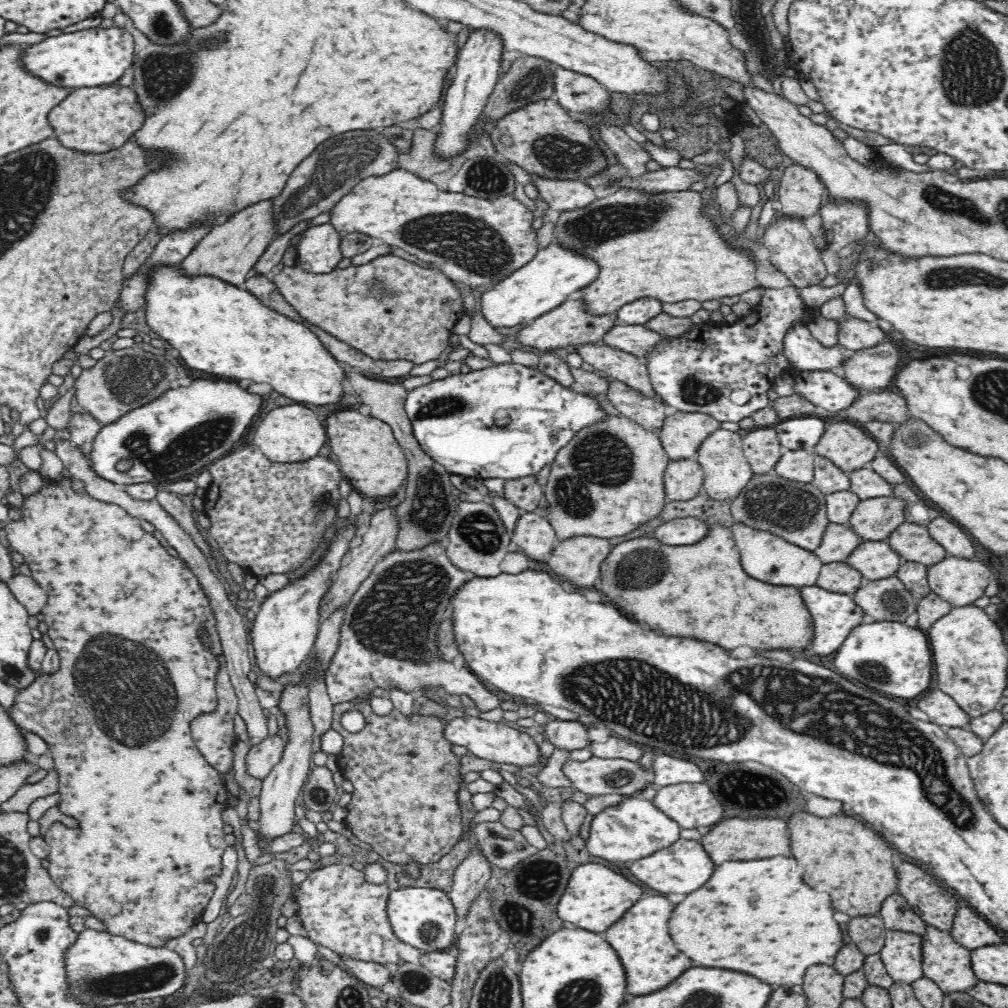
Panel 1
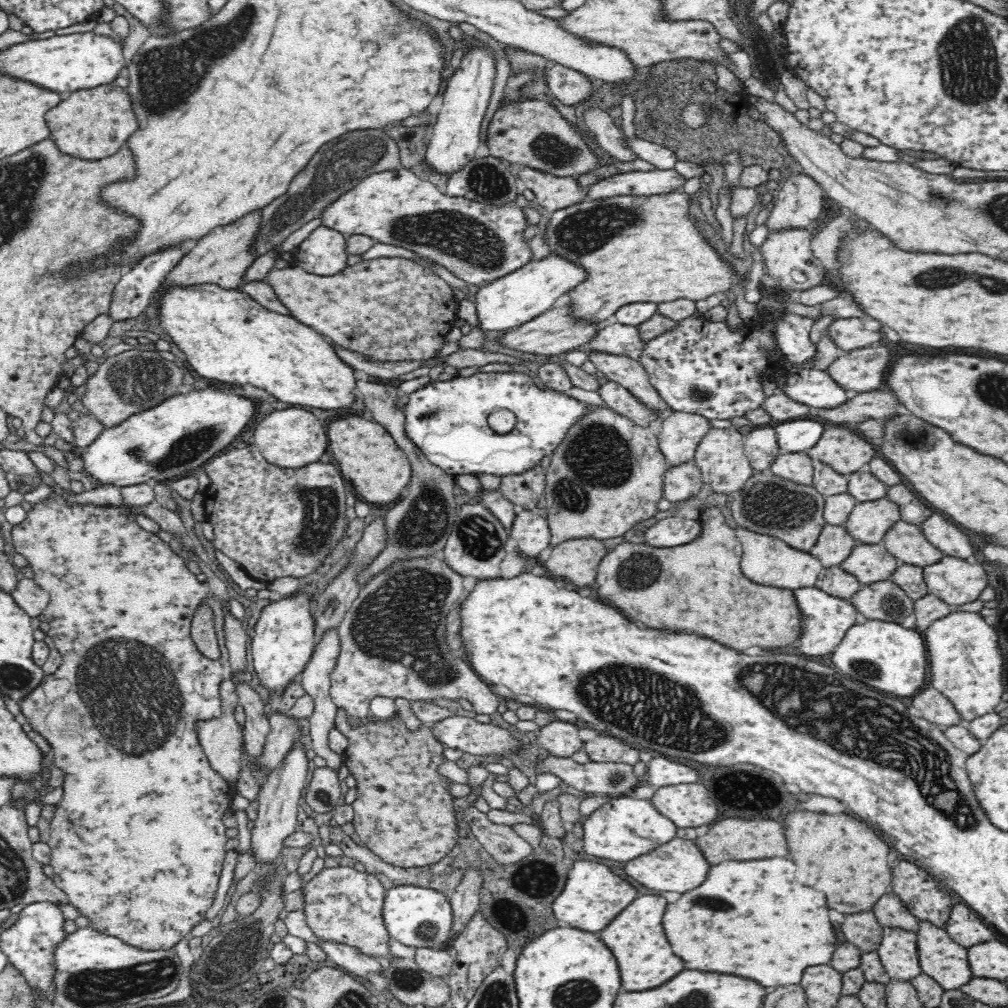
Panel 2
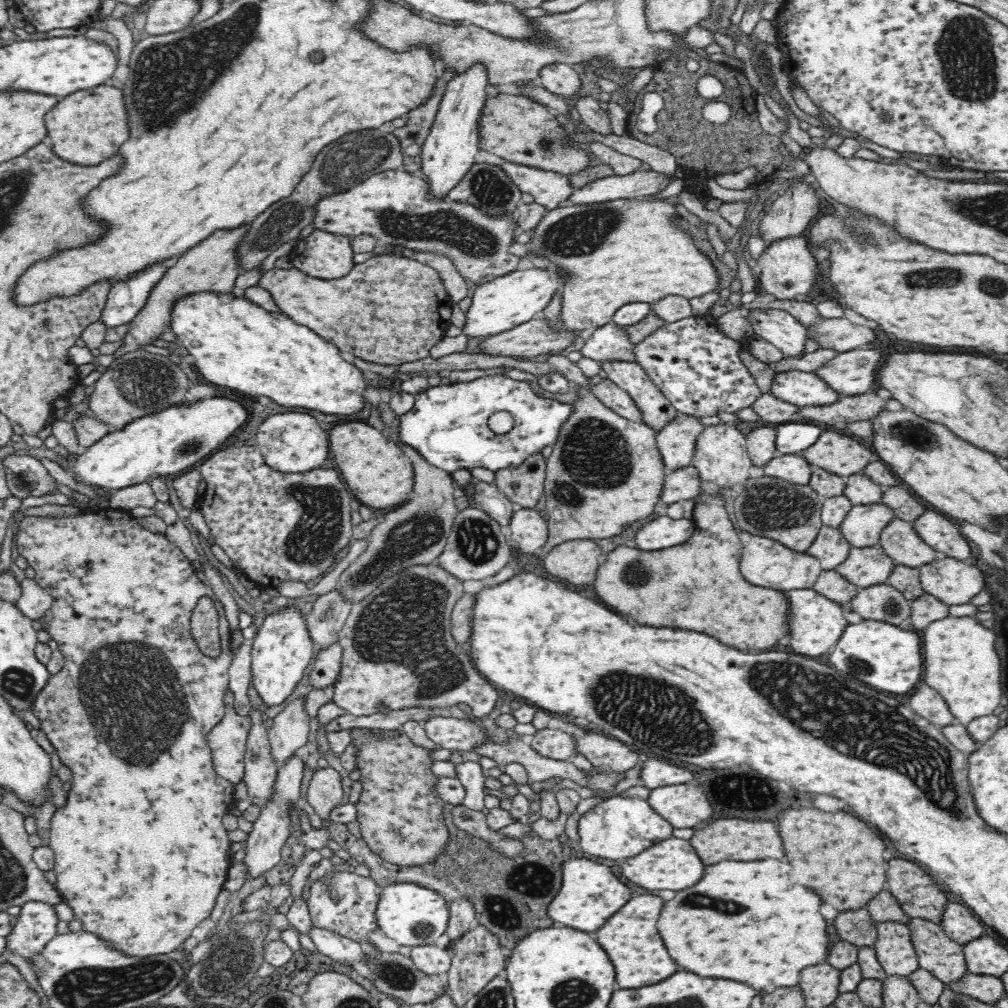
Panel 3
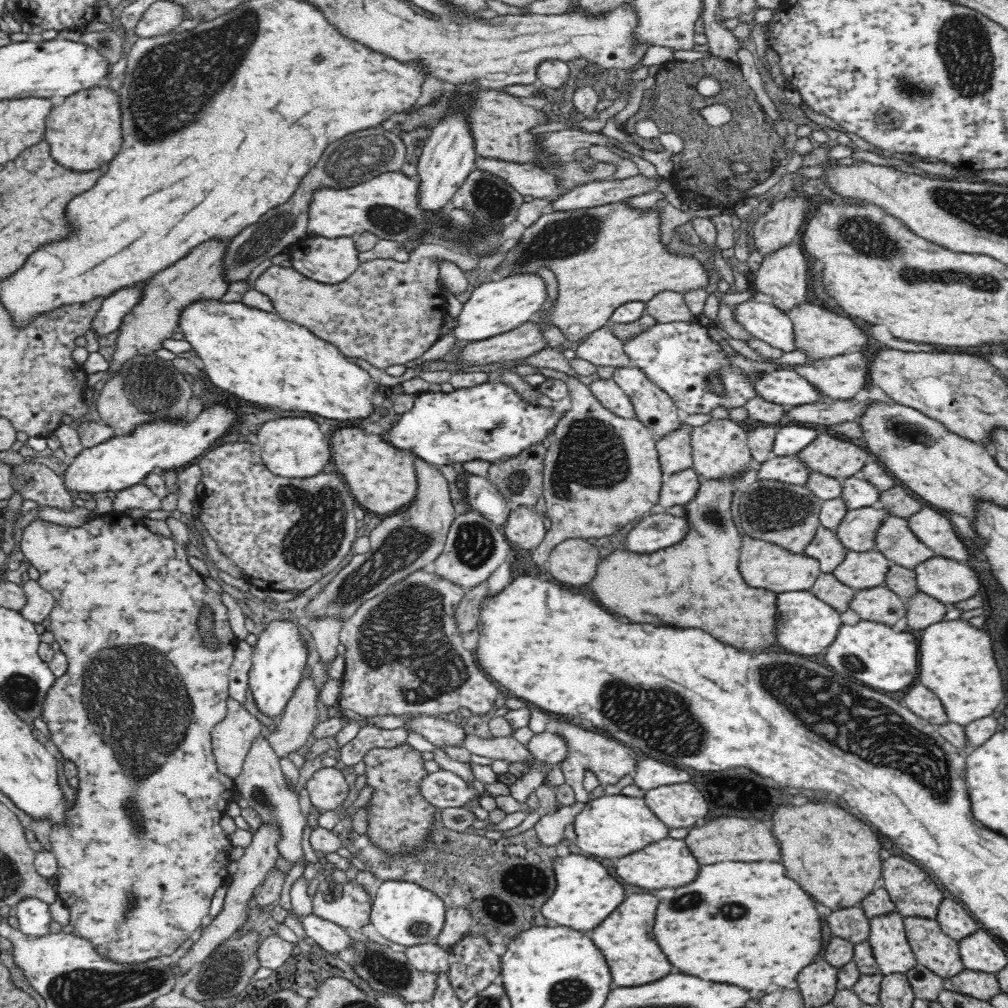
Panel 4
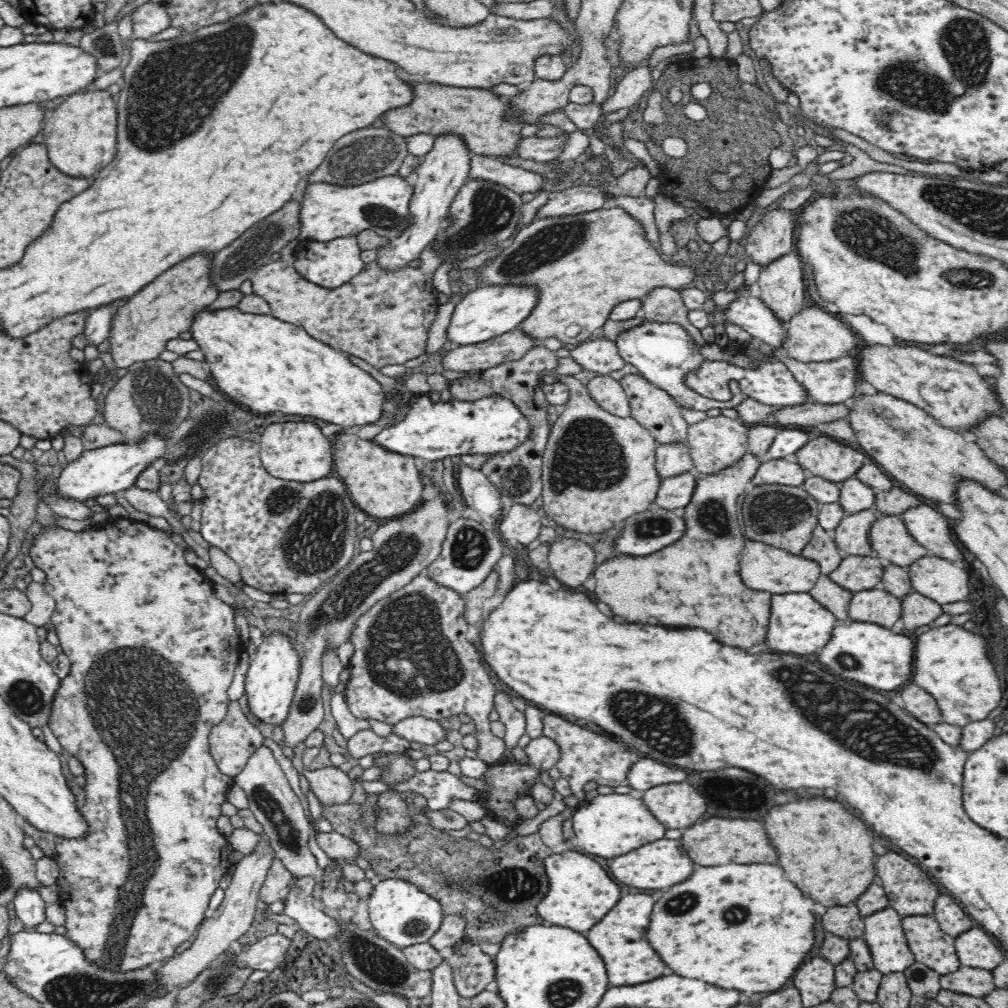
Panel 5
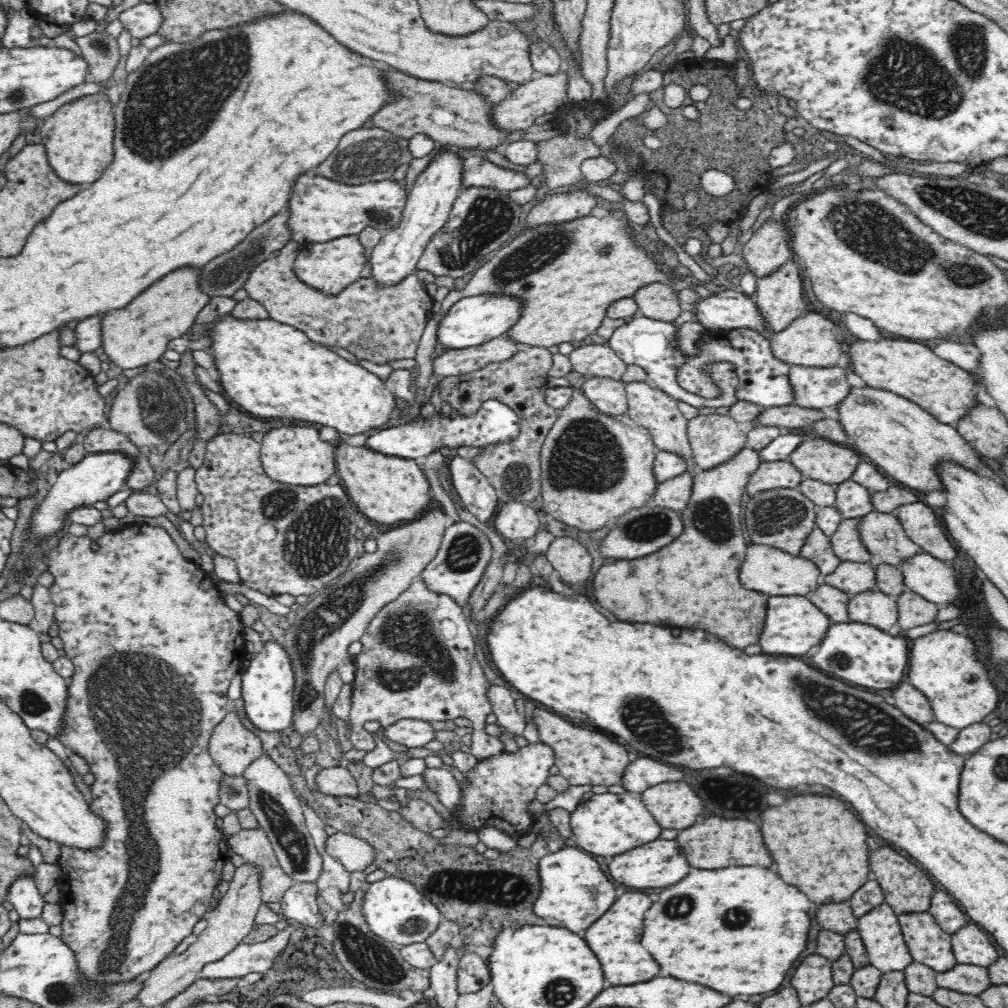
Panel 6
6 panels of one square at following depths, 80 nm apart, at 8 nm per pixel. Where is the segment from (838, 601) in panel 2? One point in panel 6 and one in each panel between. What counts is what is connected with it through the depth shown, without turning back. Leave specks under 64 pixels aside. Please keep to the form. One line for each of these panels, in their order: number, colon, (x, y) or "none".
3: (817, 623)
4: (806, 625)
5: (799, 625)
6: (794, 625)

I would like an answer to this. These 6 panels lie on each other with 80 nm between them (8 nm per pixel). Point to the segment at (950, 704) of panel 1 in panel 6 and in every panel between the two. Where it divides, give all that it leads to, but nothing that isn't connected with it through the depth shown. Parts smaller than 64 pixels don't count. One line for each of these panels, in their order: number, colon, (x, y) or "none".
2: (935, 707)
3: (926, 701)
4: (923, 702)
5: (918, 702)
6: (910, 701)

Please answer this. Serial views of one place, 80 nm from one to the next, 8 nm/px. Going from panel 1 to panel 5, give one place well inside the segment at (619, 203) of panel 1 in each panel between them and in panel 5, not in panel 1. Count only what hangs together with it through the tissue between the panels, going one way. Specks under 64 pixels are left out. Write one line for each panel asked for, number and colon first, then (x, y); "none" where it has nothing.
2: (636, 248)
3: (617, 252)
4: (605, 256)
5: (584, 265)

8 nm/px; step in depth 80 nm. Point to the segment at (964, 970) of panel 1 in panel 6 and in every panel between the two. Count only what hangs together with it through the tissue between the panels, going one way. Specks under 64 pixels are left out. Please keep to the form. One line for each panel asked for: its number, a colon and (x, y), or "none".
2: (945, 961)
3: (937, 953)
4: (933, 948)
5: (931, 946)
6: (928, 943)

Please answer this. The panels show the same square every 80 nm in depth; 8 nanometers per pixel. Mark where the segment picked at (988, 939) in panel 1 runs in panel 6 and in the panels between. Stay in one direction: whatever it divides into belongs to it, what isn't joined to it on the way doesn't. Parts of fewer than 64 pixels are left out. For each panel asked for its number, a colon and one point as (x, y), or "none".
2: (966, 927)
3: (960, 924)
4: (954, 919)
5: (953, 920)
6: (949, 915)

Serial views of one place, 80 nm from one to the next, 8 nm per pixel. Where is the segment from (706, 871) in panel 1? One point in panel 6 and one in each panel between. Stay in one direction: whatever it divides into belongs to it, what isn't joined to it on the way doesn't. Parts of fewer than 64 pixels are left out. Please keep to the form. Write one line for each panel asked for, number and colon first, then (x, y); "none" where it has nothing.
2: (679, 866)
3: (671, 865)
4: (668, 864)
5: (663, 863)
6: (660, 863)

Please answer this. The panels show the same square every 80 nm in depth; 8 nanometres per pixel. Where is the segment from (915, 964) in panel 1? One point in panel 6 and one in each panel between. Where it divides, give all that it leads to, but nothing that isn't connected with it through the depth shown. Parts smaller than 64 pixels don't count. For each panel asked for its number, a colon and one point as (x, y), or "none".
2: (898, 951)
3: (894, 948)
4: (891, 948)
5: (884, 933)
6: (880, 930)

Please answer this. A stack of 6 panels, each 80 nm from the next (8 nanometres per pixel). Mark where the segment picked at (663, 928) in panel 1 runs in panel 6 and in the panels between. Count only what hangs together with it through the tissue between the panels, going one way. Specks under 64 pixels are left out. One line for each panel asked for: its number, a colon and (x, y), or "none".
2: (645, 957)
3: (630, 937)
4: (625, 937)
5: (620, 937)
6: (614, 938)

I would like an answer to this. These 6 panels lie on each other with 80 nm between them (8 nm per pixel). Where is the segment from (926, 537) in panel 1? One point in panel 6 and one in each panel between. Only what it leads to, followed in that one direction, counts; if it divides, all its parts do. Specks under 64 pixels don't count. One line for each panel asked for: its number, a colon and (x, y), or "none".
2: (907, 542)
3: (899, 539)
4: (894, 539)
5: (890, 539)
6: (883, 535)

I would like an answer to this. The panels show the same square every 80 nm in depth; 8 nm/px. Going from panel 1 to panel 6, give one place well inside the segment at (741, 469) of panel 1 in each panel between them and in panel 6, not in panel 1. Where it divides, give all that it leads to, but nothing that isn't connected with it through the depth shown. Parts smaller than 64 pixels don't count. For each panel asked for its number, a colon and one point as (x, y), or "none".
2: (720, 456)
3: (720, 455)
4: (720, 449)
5: (715, 443)
6: (715, 438)

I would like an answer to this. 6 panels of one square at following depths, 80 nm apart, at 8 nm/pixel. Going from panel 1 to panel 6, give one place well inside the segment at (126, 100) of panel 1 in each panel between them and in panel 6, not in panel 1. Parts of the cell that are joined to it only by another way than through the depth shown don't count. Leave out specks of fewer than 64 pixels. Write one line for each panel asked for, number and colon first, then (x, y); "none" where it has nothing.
2: (92, 124)
3: (87, 127)
4: (84, 132)
5: (80, 135)
6: (78, 137)

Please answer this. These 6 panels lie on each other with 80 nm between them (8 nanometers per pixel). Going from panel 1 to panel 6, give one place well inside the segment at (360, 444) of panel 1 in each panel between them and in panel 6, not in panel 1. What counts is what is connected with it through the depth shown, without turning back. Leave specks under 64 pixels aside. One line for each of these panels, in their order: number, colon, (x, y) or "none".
2: (375, 468)
3: (379, 474)
4: (382, 478)
5: (384, 484)
6: (389, 489)

